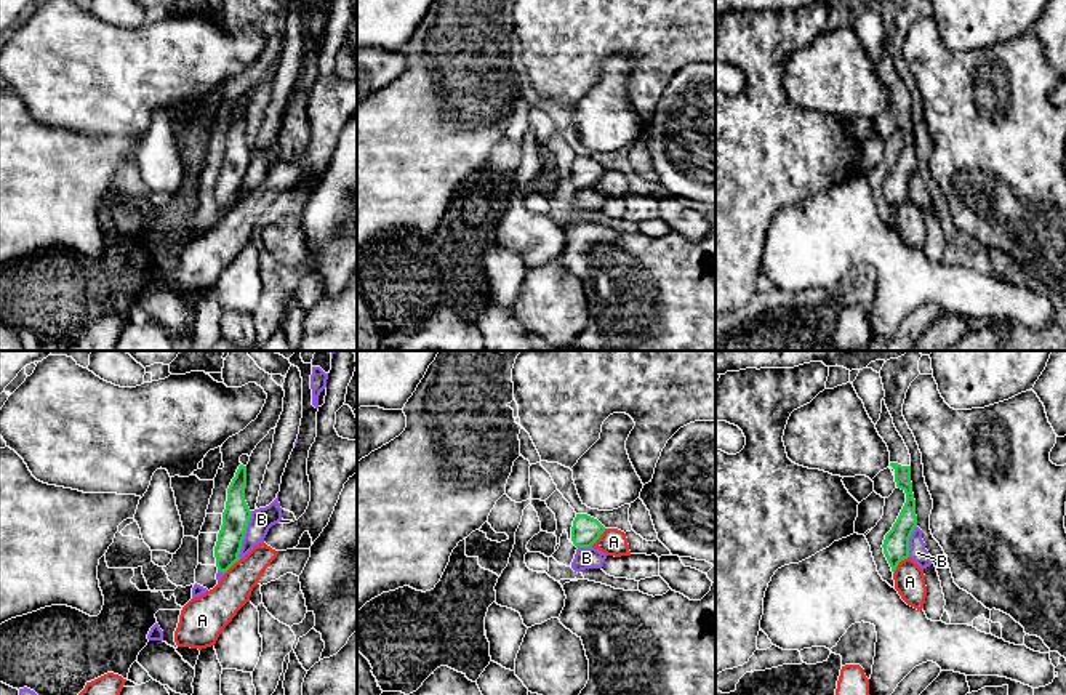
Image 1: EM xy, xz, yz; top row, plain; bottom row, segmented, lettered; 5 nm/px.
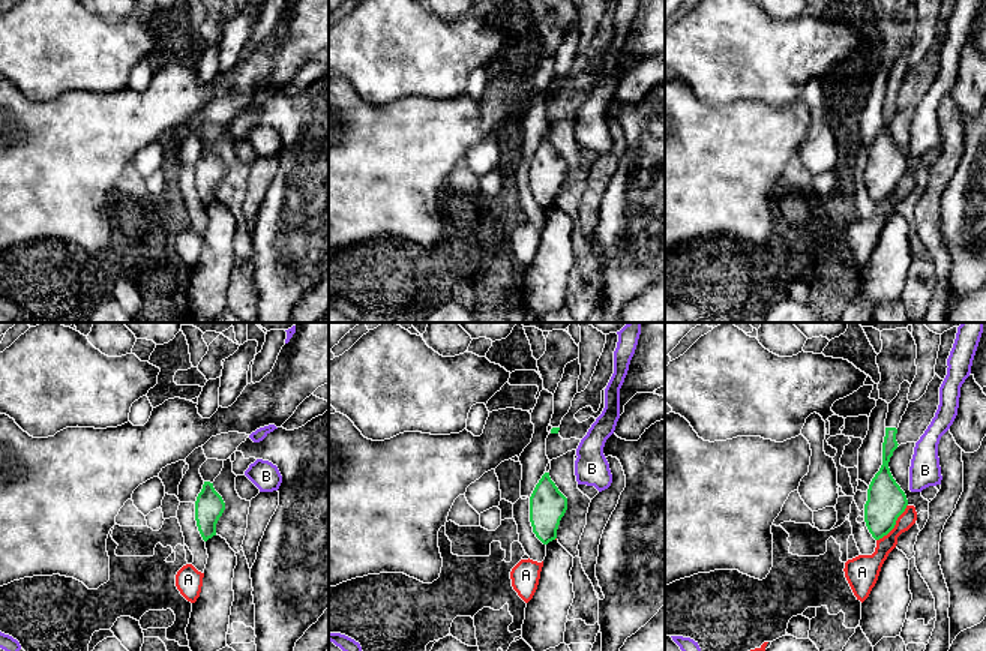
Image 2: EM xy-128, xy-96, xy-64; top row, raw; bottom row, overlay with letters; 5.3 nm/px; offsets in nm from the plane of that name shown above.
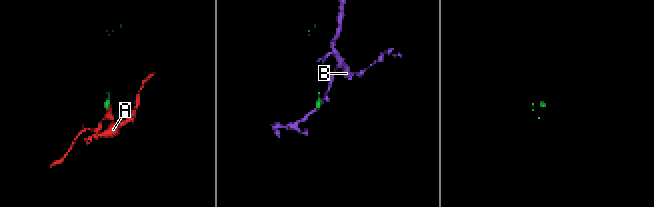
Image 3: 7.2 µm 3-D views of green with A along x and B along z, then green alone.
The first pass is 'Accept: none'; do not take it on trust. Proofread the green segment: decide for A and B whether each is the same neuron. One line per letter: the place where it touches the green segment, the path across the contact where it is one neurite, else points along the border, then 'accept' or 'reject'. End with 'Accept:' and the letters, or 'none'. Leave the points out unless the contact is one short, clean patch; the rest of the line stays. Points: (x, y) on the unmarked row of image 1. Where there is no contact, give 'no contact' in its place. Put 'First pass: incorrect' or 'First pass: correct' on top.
First pass: correct
A: yz (898, 204) | along yz (908, 197), (893, 215) | reject
B: xy (244, 176) | along xy (252, 152), (239, 199) | reject
Accept: none

